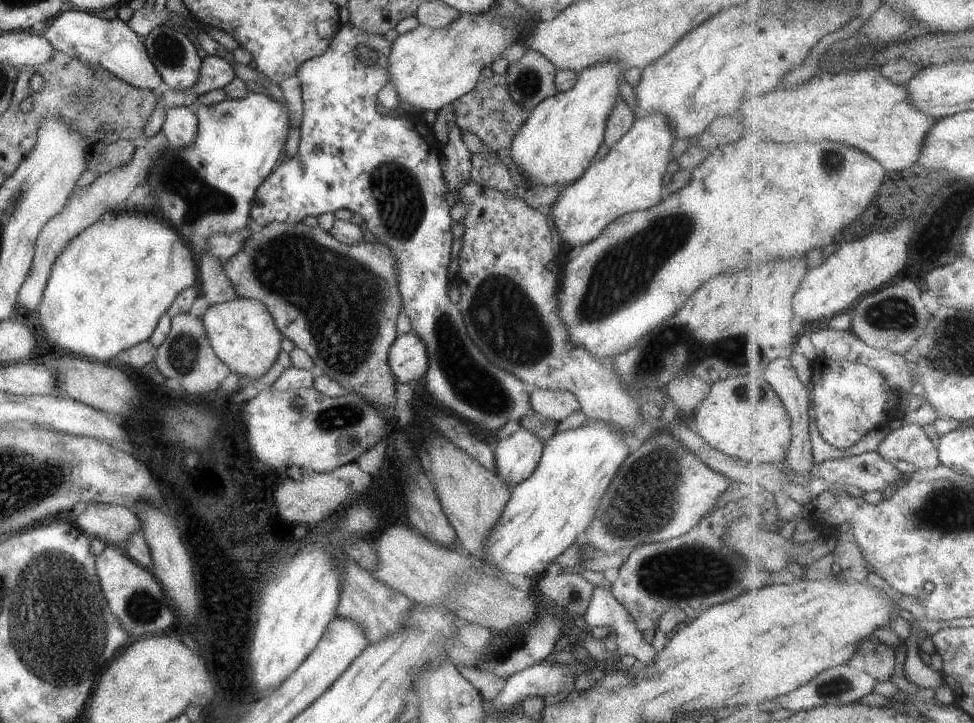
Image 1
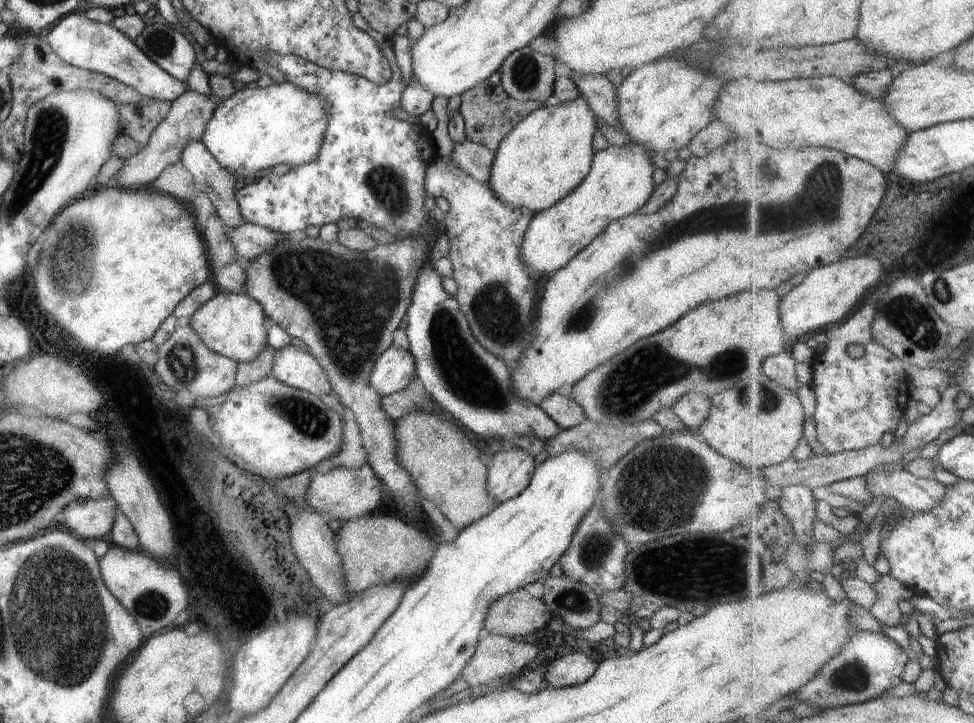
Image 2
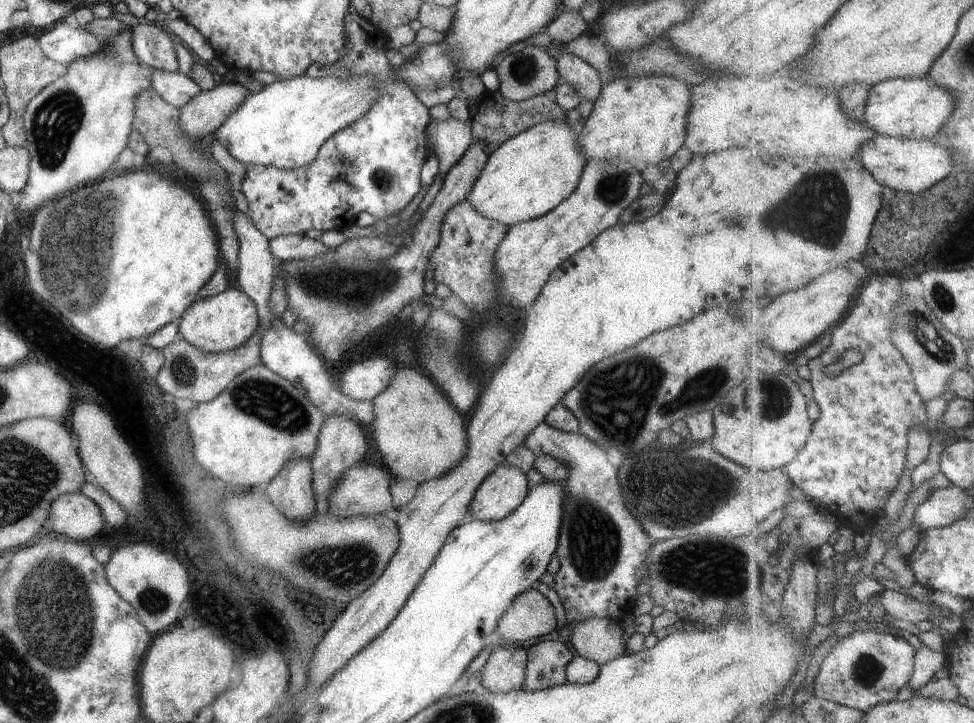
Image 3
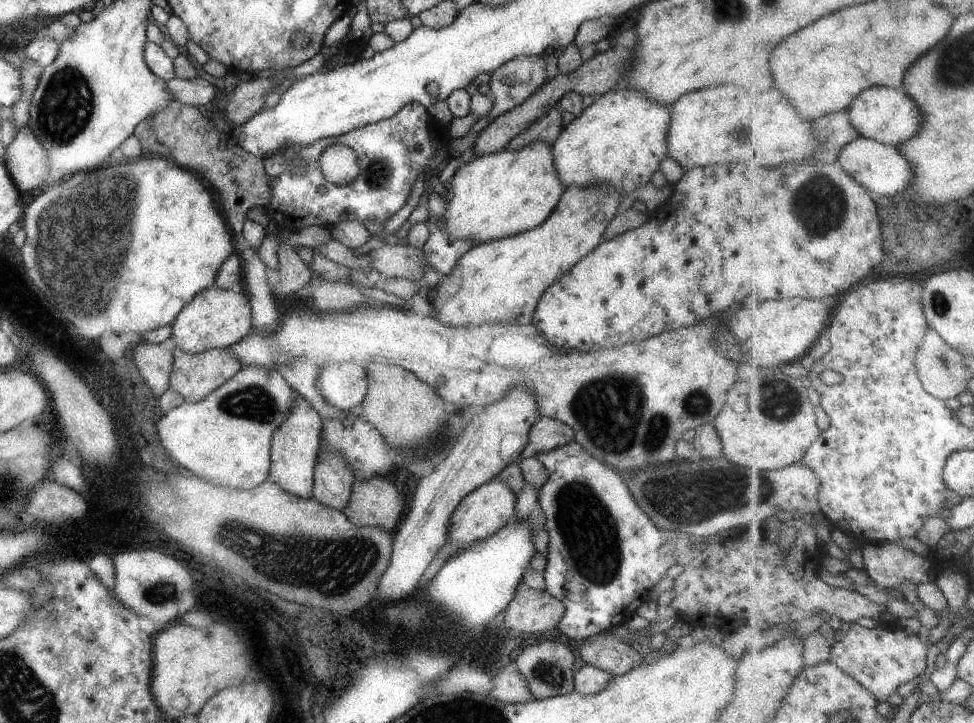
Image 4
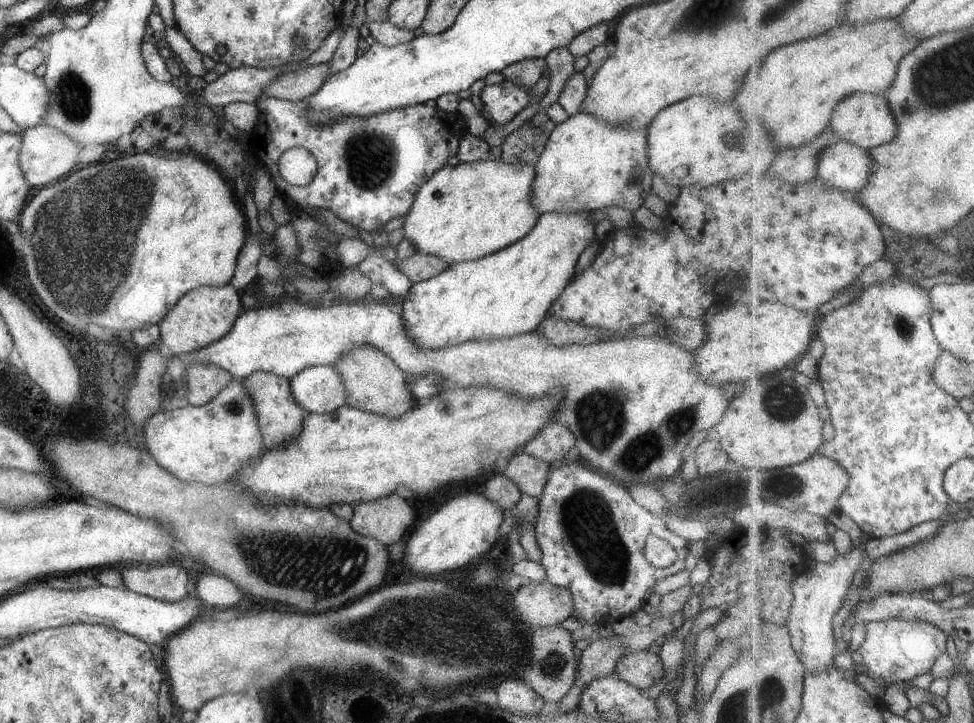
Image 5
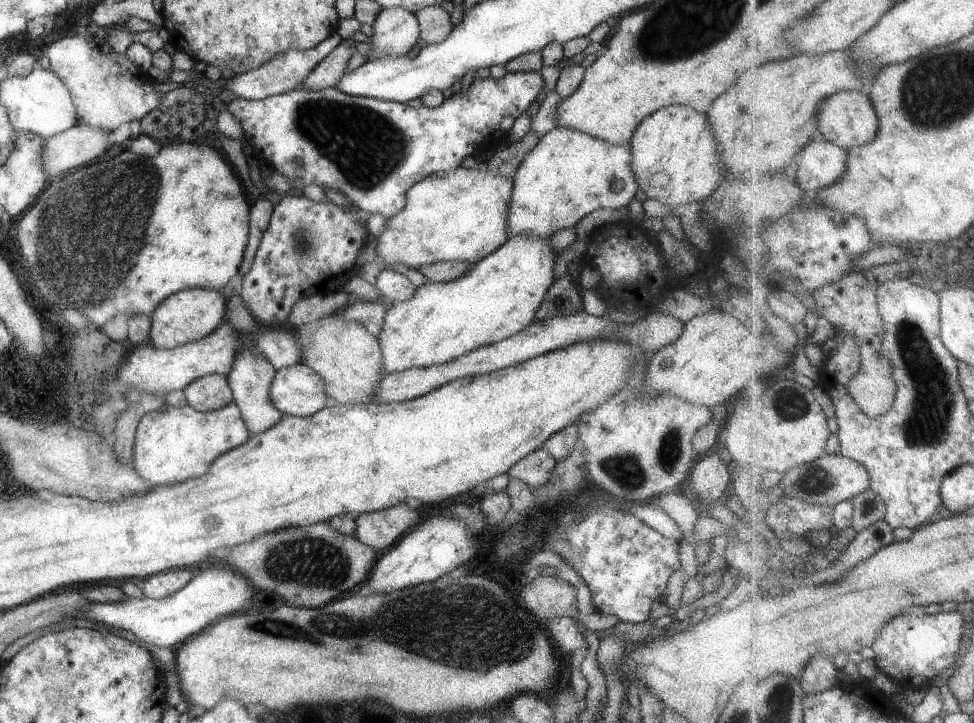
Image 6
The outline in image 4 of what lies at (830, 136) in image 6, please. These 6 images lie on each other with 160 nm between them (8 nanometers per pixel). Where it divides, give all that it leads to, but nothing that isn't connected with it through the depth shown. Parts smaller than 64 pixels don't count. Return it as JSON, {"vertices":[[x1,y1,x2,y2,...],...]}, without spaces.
{"vertices":[[871,87,854,99,850,120,859,136,897,147,910,141,921,130,923,112,905,89]]}

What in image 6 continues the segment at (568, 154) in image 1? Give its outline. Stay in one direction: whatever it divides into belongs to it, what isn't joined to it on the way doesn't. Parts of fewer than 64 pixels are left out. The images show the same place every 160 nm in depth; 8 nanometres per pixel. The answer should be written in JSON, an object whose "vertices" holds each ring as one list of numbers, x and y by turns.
{"vertices":[[484,162,478,169,457,167,452,171,437,171,412,184,406,192,406,204,385,221,383,231,376,236,373,254,386,266,394,262,407,268,441,261,474,263,493,252,506,238,506,206,510,203,512,180,487,172]]}

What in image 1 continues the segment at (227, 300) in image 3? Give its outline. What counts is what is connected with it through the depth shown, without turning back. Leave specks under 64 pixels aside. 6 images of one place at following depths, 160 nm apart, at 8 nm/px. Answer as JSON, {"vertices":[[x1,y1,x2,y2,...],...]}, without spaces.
{"vertices":[[236,296,207,307,199,318,215,356,234,374,256,379,273,364,280,349,281,333,263,303]]}

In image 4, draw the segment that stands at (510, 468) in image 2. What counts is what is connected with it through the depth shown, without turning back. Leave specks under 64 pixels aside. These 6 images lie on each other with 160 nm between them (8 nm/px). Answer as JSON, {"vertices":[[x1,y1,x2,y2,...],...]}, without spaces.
{"vertices":[[489,480,464,496,448,518,447,544,469,544,490,537,507,522,513,519,516,496,499,480]]}

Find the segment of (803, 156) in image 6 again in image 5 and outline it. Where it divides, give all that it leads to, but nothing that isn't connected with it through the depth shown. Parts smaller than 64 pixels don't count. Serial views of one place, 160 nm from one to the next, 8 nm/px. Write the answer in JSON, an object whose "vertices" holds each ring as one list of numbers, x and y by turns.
{"vertices":[[834,139,818,156,818,177,835,189,858,193,871,182,874,164,871,150]]}

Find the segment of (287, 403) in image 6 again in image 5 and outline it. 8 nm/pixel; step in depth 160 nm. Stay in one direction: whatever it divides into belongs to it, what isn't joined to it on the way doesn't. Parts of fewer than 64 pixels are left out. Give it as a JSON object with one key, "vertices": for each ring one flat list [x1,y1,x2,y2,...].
{"vertices":[[331,365,305,367,287,380,291,396,306,413,331,412,345,402,341,377]]}

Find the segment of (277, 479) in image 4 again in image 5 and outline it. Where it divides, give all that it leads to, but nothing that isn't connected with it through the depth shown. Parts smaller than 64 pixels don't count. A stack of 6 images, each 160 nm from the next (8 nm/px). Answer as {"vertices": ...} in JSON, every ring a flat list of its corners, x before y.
{"vertices":[[251,371,240,383,252,400,258,432,264,449,278,447,298,437,303,417,307,414,291,396,288,380,265,371]]}

